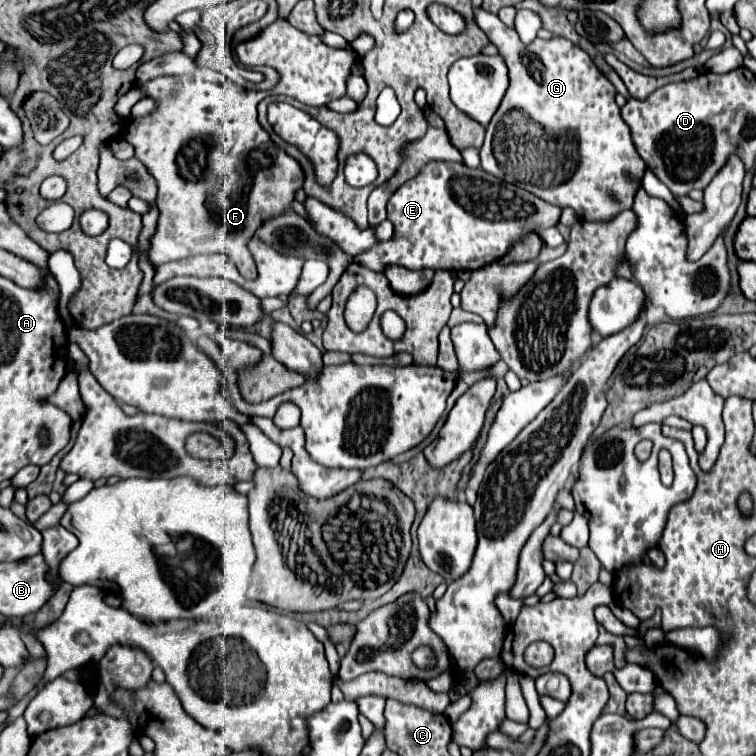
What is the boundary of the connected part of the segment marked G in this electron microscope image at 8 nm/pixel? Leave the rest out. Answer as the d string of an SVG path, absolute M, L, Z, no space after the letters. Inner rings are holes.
M482 7L474 9L474 21L500 49L510 71L510 87L504 95L504 103L500 103L486 129L486 139L480 149L480 167L552 205L572 207L584 221L606 223L618 213L632 209L632 199L638 189L636 179L642 179L646 163L638 155L630 137L630 127L614 101L614 85L598 71L588 53L564 37L552 37L548 41L534 39L524 47L514 29L506 27L496 15Z

